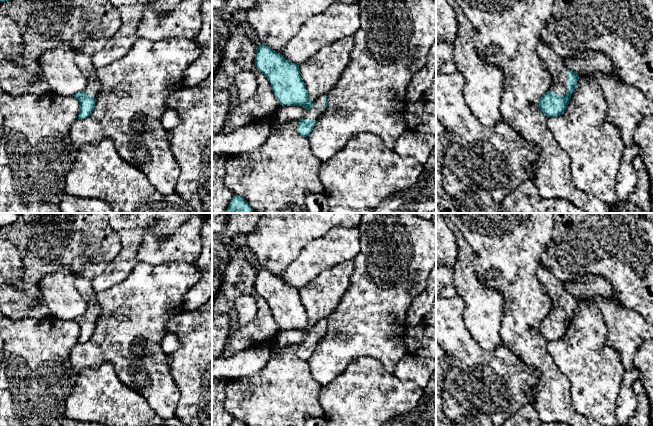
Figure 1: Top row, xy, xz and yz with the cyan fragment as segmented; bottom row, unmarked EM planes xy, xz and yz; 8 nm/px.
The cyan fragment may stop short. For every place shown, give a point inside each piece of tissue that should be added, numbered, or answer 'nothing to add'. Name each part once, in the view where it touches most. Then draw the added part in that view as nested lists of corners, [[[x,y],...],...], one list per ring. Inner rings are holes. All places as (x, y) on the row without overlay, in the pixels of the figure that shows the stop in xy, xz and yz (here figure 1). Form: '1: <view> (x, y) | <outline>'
1: yz (554, 288) | [[[543,265],[537,268],[537,276],[545,293],[552,299],[552,309],[548,315],[555,315],[558,319],[565,319],[567,315],[567,296],[563,282],[555,277]]]

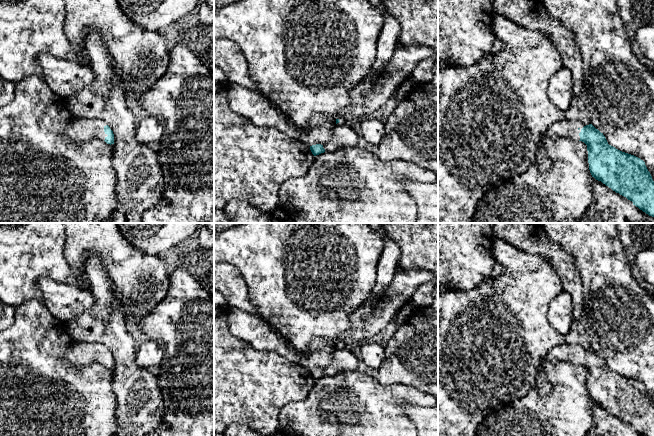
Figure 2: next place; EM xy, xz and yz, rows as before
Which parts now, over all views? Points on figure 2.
1: yz (564, 352) | [[[563,343],[552,348],[544,357],[544,359],[549,359],[552,361],[571,362],[579,365],[579,357],[584,350],[585,349],[580,345],[570,345]]]

